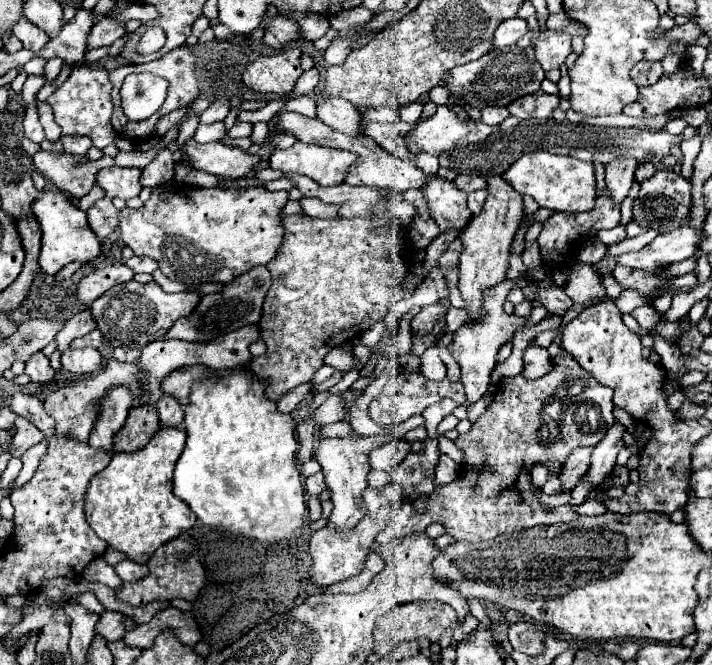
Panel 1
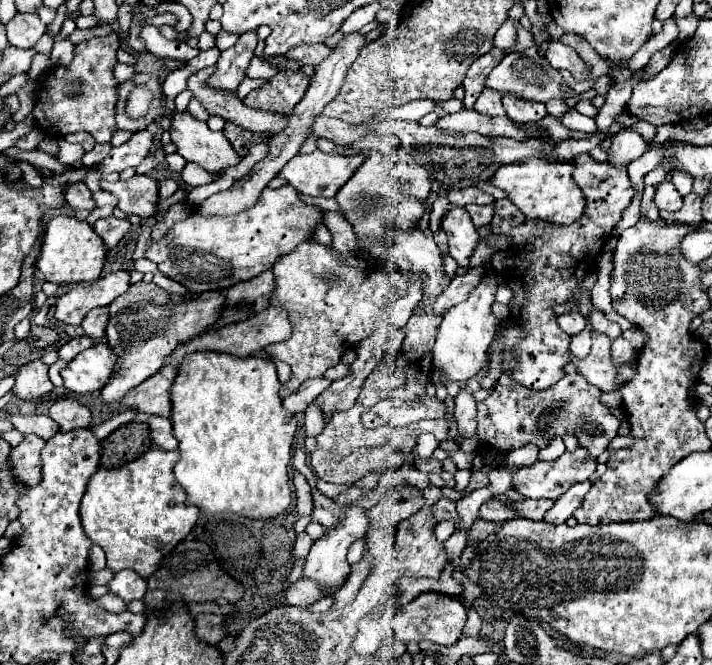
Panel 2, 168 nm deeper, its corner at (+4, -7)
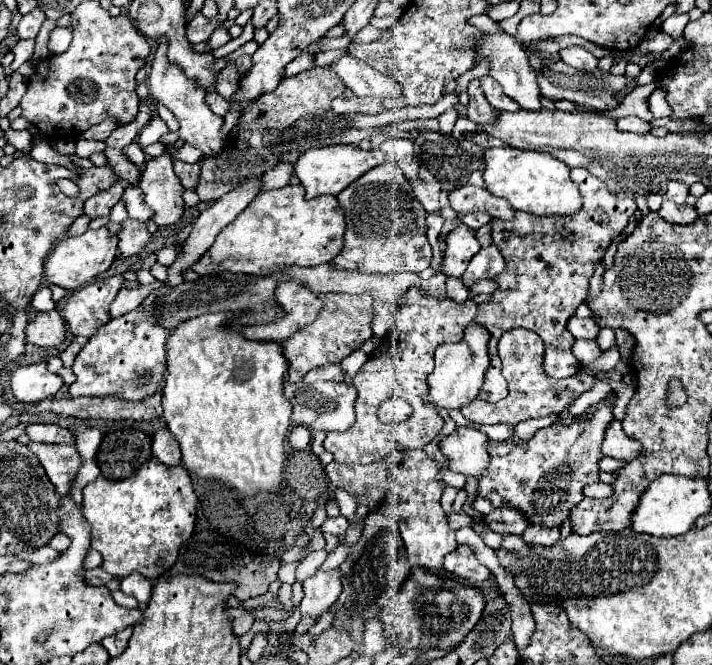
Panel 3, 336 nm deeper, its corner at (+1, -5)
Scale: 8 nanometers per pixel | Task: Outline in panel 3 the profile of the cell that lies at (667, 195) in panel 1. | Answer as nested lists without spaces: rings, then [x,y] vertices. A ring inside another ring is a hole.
[[[671,181],[665,187],[665,197],[675,203],[685,203],[687,195],[689,195],[689,185],[683,181]]]

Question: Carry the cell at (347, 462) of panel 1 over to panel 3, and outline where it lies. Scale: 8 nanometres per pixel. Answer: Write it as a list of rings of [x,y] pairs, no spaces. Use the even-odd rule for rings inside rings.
[[[317,571],[313,577],[303,581],[305,597],[301,603],[301,615],[309,615],[313,619],[319,619],[339,597],[341,585],[339,585],[339,571]]]

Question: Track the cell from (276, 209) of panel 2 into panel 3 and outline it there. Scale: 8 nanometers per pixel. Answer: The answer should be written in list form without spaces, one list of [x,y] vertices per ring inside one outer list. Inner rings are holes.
[[[303,185],[261,191],[249,207],[219,233],[213,247],[191,269],[199,275],[219,275],[223,271],[275,275],[289,265],[321,265],[341,253],[343,233],[345,217],[337,197],[321,195],[317,199],[305,199]]]

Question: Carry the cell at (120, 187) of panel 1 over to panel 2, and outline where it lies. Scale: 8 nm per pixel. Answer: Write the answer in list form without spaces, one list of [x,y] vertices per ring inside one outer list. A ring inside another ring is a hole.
[[[134,175],[128,181],[100,181],[100,187],[118,197],[118,209],[140,217],[152,217],[158,199],[158,183],[148,175]]]

